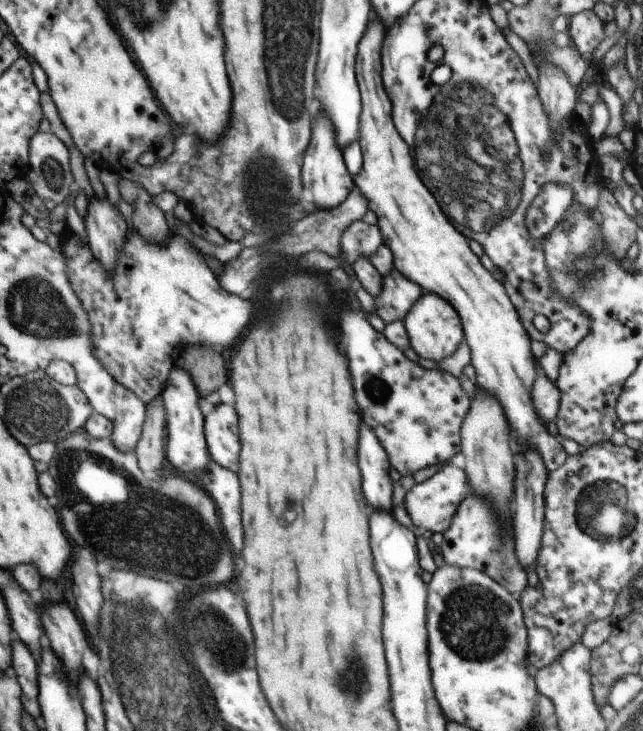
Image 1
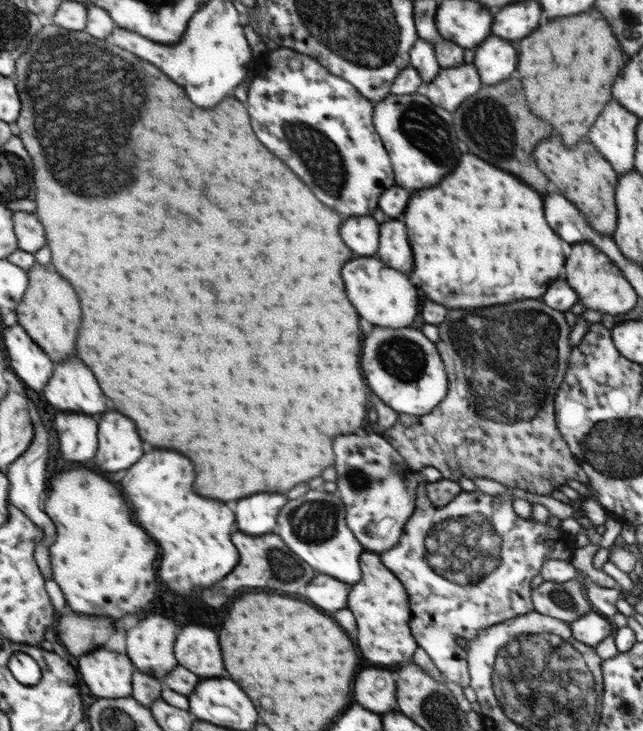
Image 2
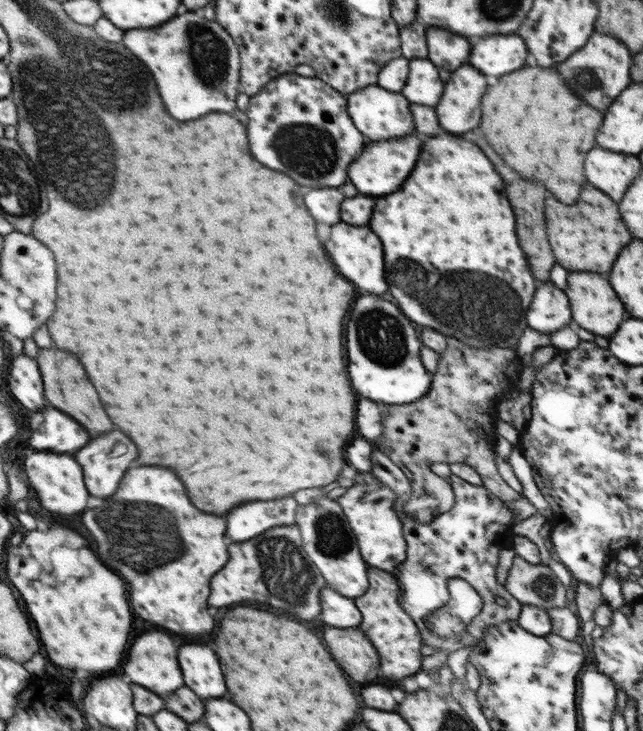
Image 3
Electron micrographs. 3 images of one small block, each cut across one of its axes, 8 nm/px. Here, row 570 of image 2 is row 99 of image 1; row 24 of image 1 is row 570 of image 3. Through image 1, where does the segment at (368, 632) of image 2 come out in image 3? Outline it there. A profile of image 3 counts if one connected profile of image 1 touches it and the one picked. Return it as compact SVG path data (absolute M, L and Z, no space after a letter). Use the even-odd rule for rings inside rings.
M372 566L369 567L367 575L369 587L362 596L356 598L356 604L360 604L360 612L364 612L364 624L360 626L360 630L376 646L384 676L403 679L410 674L417 674L422 666L420 646L422 646L423 637L416 623L401 607L401 590L398 588L398 582L388 572Z

